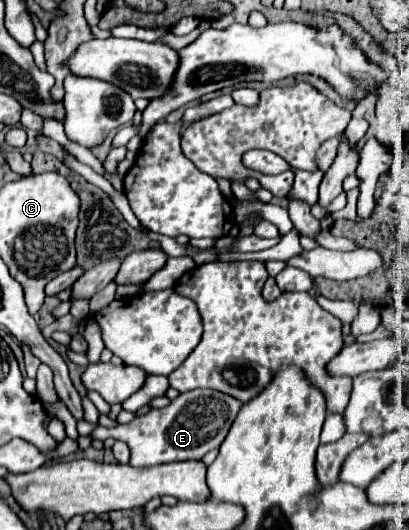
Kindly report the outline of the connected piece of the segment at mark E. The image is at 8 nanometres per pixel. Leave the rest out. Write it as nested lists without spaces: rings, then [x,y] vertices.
[[[197,388],[179,394],[175,400],[171,400],[169,406],[161,410],[149,410],[147,414],[133,418],[129,424],[117,424],[113,428],[97,426],[91,438],[123,440],[131,450],[129,466],[155,466],[181,460],[201,460],[209,450],[221,446],[231,424],[237,418],[239,408],[241,402],[229,394],[211,388]]]

